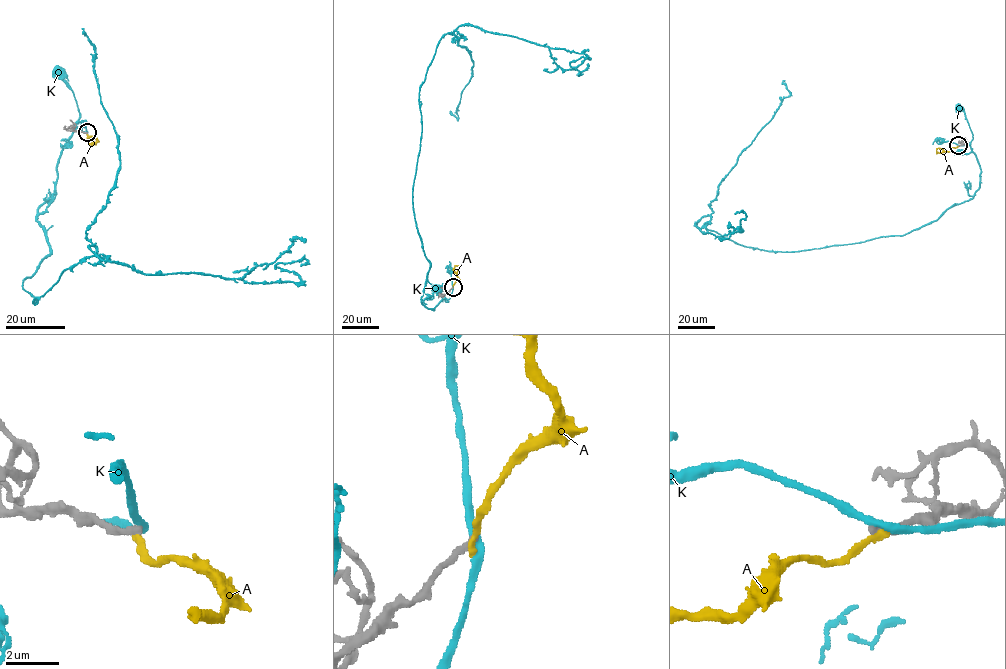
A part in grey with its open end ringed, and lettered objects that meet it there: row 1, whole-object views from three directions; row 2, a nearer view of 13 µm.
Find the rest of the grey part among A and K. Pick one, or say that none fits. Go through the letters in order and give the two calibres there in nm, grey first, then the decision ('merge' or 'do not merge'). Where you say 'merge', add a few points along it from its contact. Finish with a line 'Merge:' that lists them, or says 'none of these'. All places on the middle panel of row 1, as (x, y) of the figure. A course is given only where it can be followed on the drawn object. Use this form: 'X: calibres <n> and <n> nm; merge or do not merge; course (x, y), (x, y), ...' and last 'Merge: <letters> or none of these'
A: calibres 320 and 280 nm; do not merge
K: calibres 280 and 300 nm; do not merge
Merge: none of these

